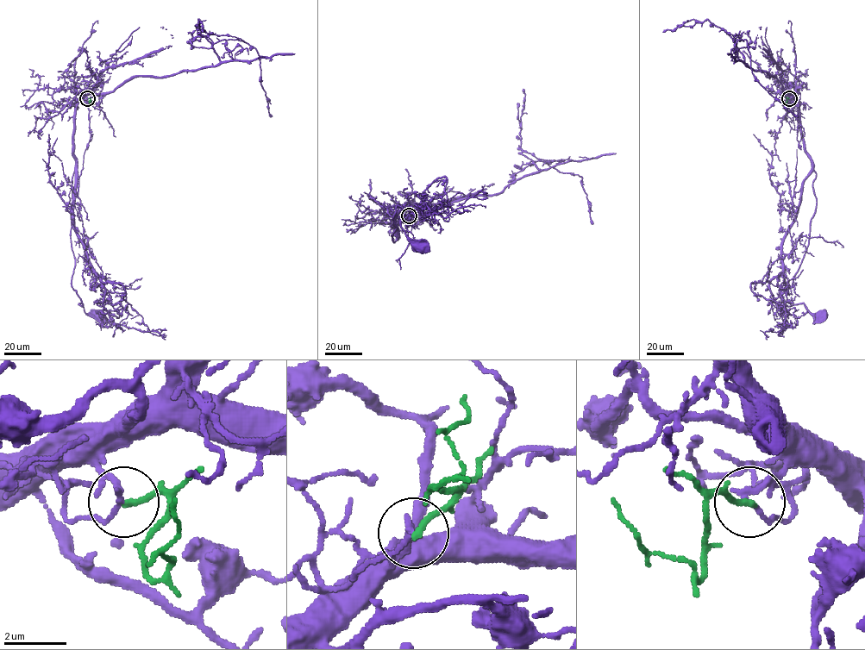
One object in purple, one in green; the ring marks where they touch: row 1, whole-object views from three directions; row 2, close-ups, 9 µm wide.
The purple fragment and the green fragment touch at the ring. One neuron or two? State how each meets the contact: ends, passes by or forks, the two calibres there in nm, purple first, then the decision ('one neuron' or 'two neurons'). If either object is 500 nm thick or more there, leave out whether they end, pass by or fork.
purple passes by; green ends there; 170 nm thick on the purple side, 190 nm on the other; two neurons

